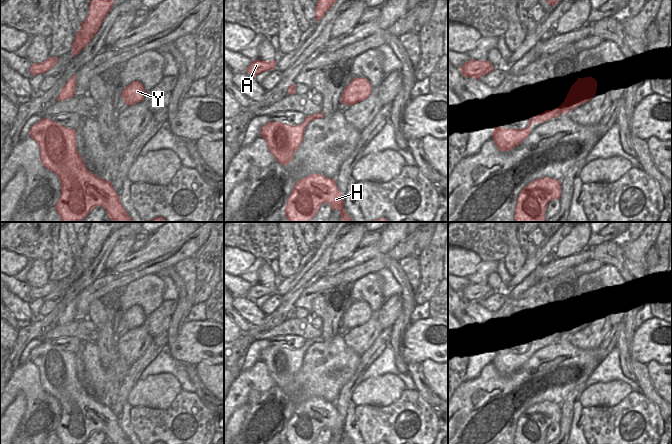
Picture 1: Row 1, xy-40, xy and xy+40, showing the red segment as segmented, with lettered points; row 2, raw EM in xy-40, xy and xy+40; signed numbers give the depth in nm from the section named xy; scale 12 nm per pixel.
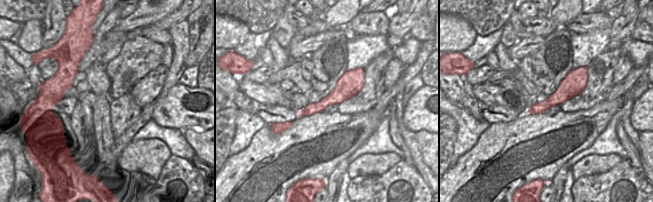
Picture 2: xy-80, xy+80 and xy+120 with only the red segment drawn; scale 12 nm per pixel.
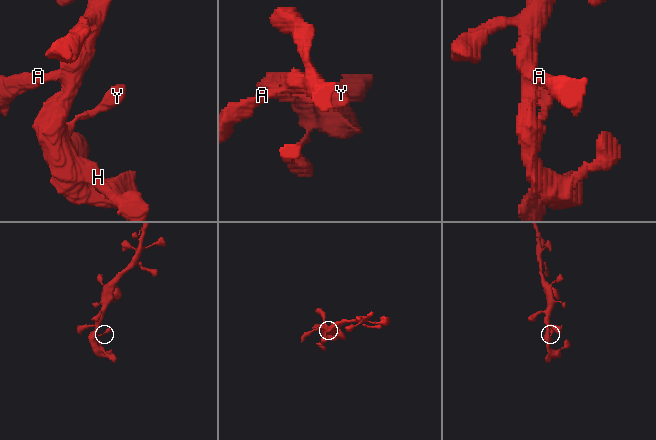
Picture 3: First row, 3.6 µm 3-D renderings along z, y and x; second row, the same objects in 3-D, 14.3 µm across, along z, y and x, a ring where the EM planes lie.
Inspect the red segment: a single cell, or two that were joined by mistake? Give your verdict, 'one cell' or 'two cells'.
one cell

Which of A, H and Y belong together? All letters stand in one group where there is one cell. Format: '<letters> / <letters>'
A H Y

